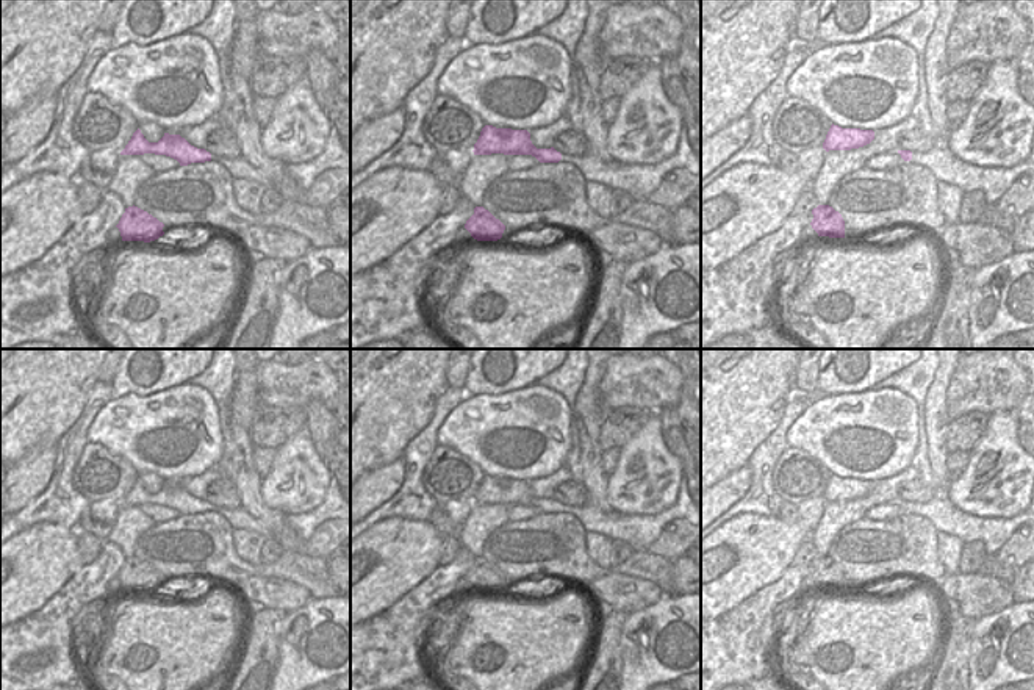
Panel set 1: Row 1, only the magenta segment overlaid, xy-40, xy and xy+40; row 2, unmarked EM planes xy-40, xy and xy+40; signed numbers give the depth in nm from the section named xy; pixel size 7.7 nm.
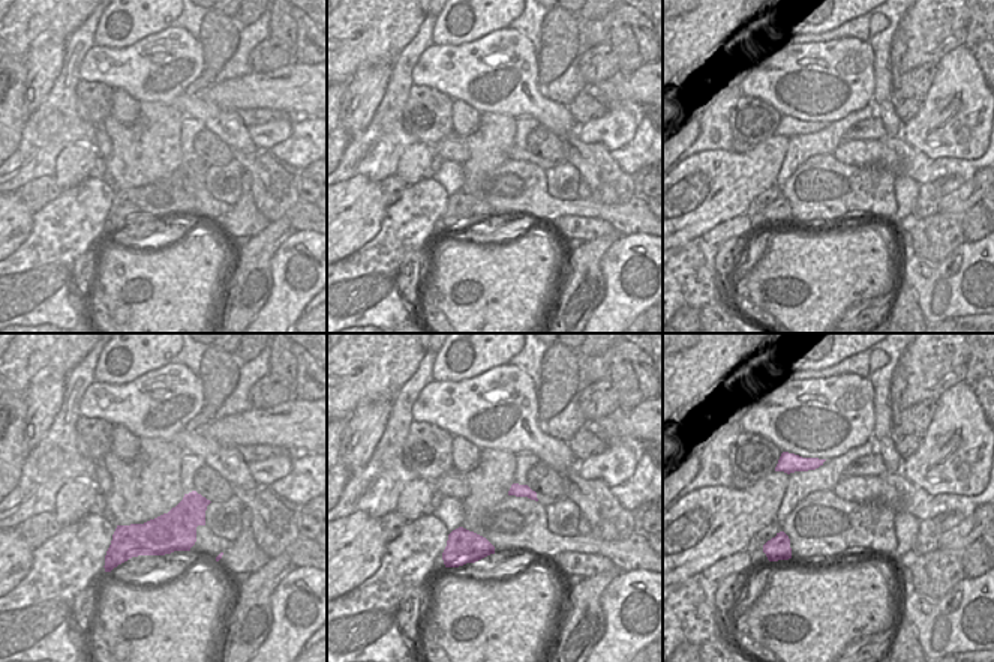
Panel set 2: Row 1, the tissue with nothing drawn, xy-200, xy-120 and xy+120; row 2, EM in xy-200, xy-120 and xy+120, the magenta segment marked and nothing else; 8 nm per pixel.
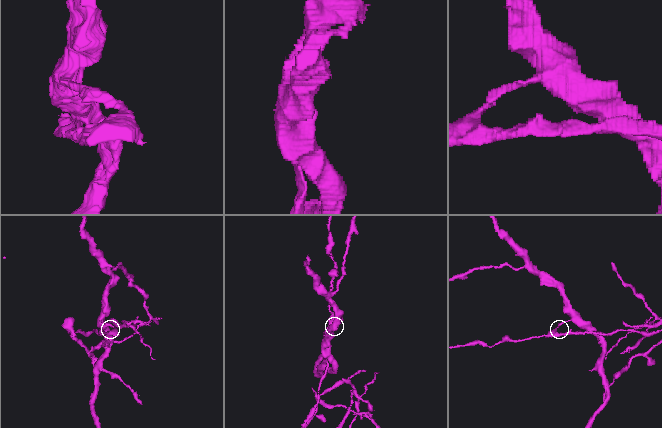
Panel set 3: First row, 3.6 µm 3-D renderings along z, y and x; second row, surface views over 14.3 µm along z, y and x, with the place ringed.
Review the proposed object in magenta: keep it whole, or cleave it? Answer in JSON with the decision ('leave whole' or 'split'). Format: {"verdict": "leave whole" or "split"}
{"verdict": "split"}

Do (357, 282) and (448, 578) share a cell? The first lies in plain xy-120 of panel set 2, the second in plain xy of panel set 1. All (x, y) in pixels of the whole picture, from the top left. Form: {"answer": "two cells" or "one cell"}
{"answer": "one cell"}

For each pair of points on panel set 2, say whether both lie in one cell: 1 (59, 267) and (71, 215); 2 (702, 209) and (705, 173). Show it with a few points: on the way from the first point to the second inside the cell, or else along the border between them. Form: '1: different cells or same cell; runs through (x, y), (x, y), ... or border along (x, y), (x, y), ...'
1: same cell; runs through (59, 254), (59, 236), (65, 228)
2: same cell; runs through (702, 200), (705, 182)

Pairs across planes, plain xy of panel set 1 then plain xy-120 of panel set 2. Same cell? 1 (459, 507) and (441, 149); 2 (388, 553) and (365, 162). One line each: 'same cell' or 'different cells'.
1: different cells
2: different cells

